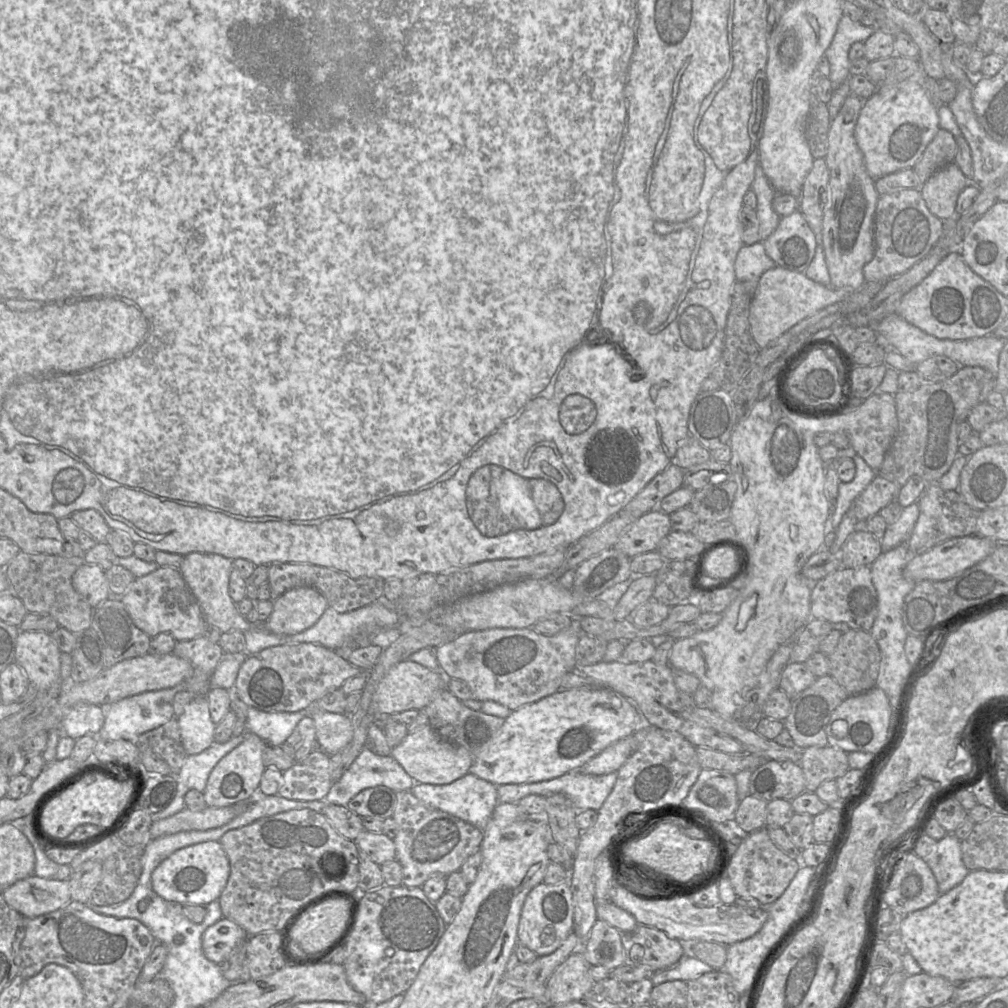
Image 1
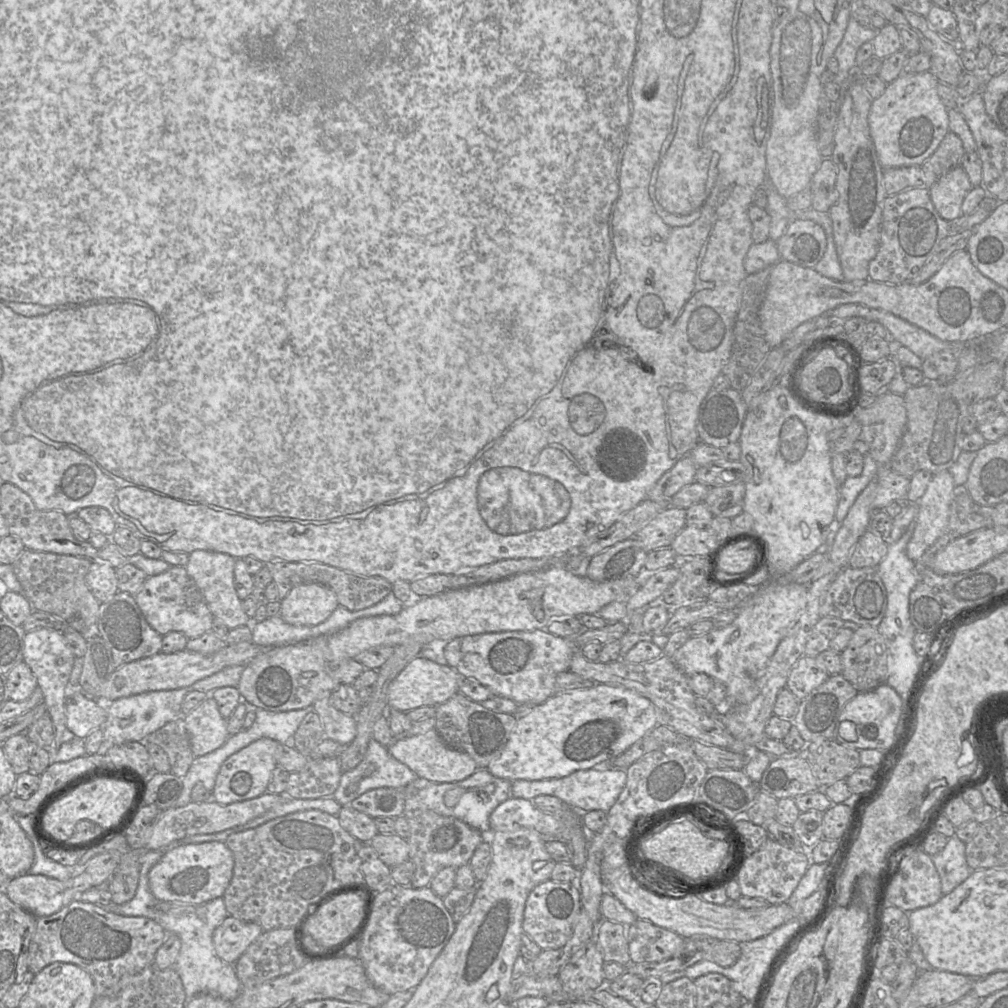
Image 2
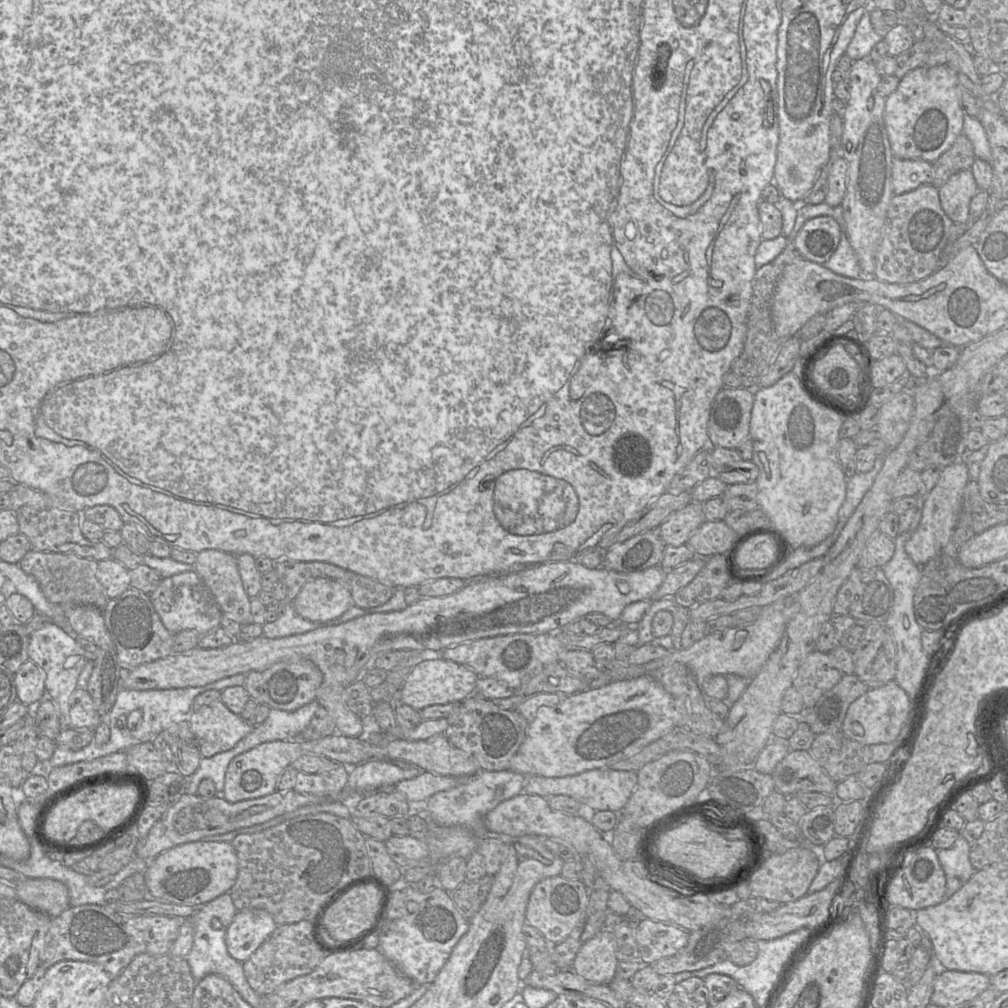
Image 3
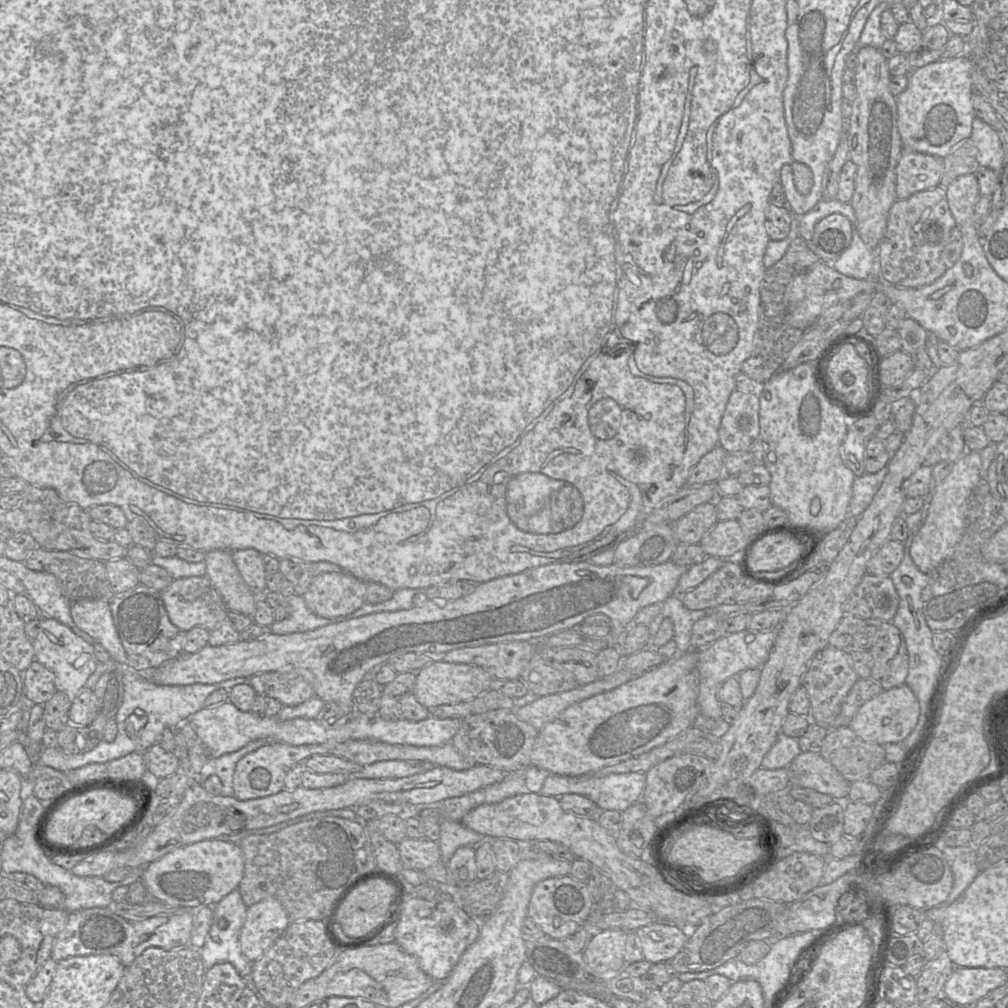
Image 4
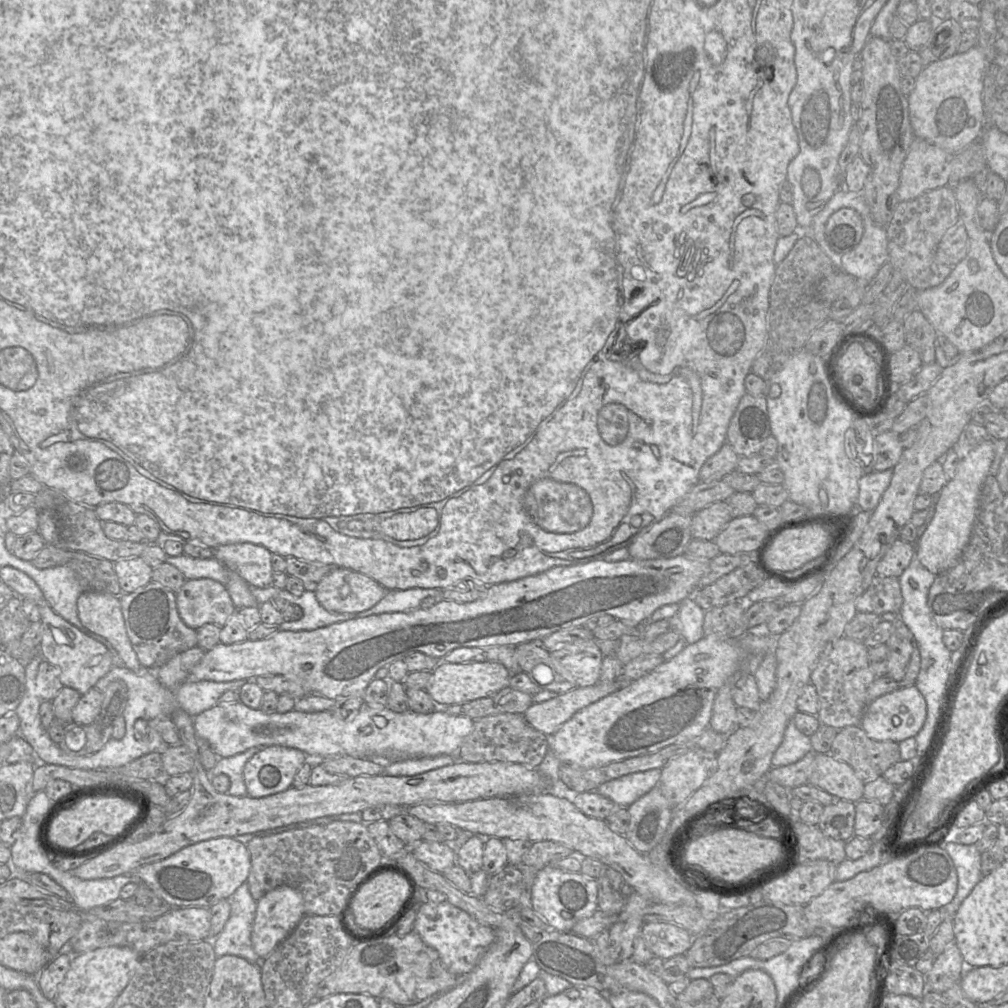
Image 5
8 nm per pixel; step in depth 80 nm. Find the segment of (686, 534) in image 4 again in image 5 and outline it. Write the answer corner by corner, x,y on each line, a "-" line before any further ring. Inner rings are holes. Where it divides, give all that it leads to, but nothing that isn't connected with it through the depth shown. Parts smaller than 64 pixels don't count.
717,501
692,515
693,539
713,540
733,519
726,501

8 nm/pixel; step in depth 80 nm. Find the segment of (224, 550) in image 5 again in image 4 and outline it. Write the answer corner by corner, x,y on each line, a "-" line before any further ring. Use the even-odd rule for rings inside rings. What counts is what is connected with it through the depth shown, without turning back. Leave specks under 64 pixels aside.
246,548
235,550
231,555
250,590
261,597
267,591
263,553
253,548

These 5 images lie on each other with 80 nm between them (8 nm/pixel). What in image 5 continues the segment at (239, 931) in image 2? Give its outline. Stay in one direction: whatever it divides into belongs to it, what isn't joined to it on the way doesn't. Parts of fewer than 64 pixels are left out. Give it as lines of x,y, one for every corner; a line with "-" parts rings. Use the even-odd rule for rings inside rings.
282,885
257,901
251,941
255,953
264,959
295,929
306,915
302,895

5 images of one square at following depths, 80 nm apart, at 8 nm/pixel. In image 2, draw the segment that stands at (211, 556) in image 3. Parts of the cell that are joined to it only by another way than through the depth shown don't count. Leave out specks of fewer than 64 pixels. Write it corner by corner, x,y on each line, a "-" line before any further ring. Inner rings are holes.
195,550
189,553
185,569
202,593
215,621
226,625
230,630
251,624
251,619
243,610
242,600
238,597
234,584
236,558
215,551

